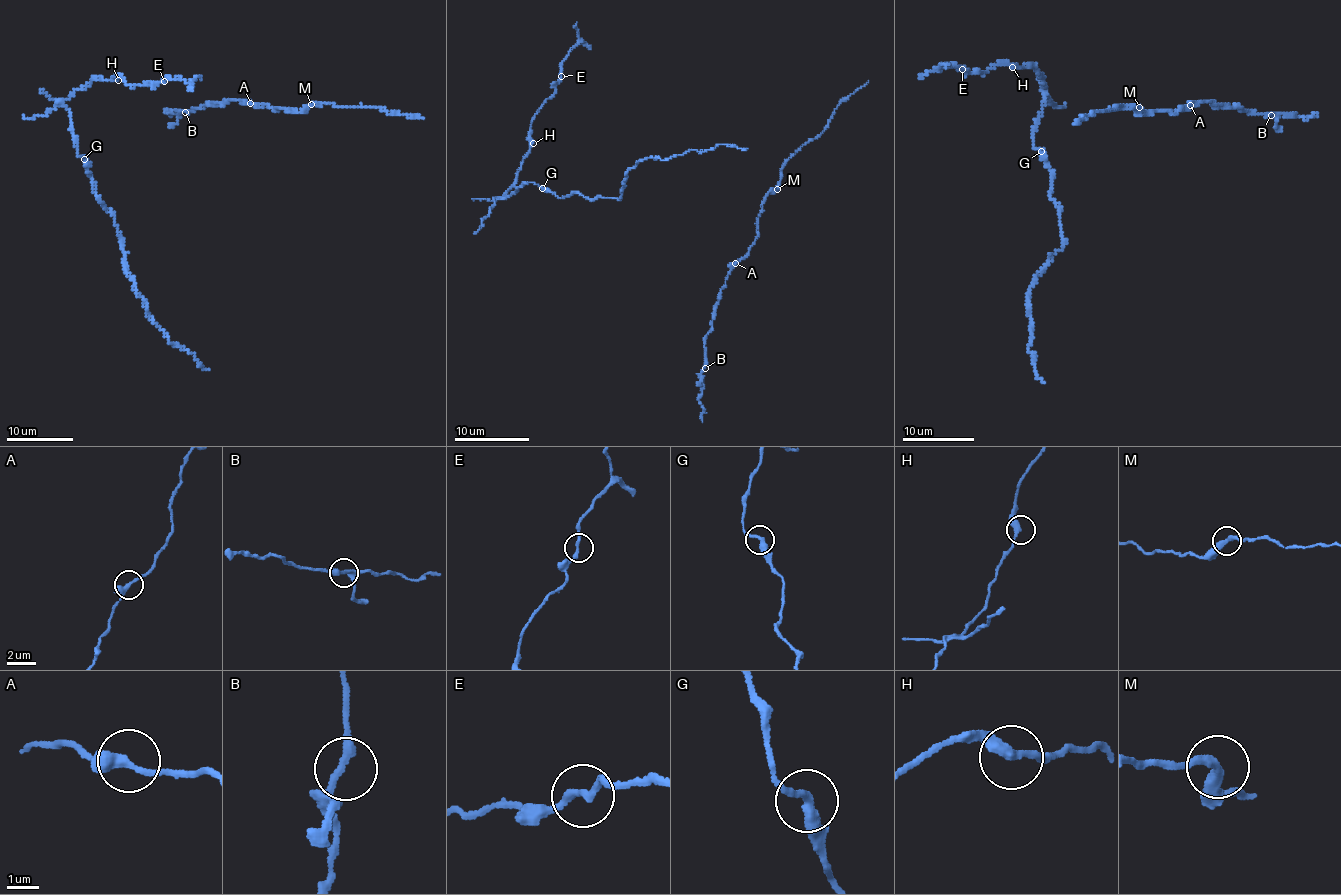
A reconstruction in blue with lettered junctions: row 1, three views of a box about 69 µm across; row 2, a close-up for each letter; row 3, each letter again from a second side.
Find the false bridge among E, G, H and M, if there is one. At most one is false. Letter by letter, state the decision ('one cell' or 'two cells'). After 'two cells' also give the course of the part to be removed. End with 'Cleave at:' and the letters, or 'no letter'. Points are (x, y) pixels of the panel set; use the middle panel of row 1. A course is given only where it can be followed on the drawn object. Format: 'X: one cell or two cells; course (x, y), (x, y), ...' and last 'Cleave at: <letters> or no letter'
E: one cell
G: one cell
H: one cell
M: one cell
Cleave at: no letter

